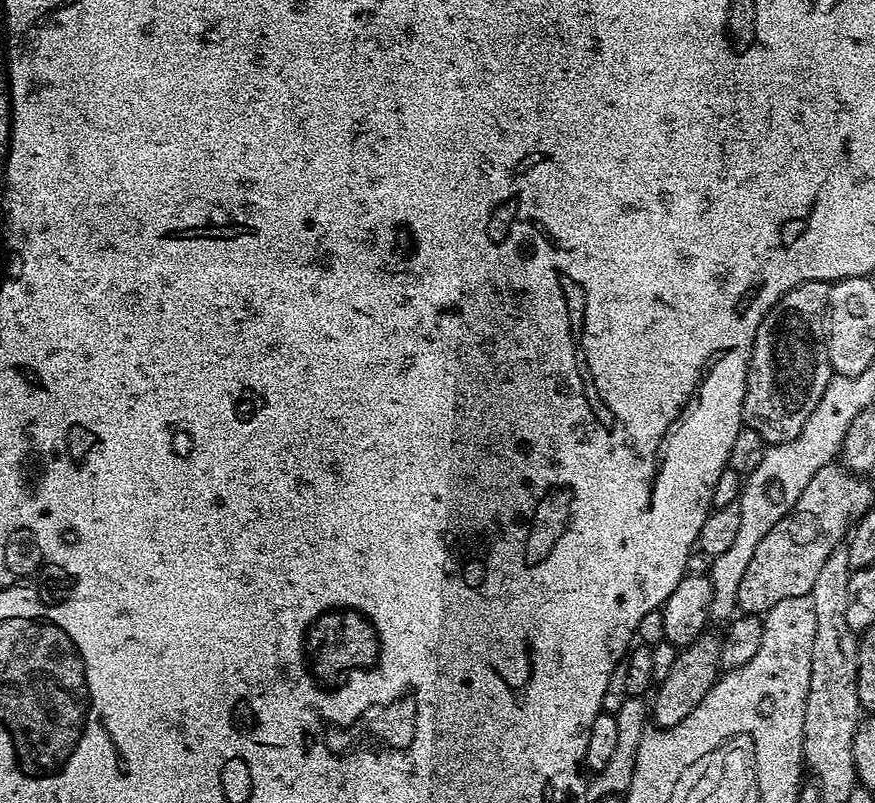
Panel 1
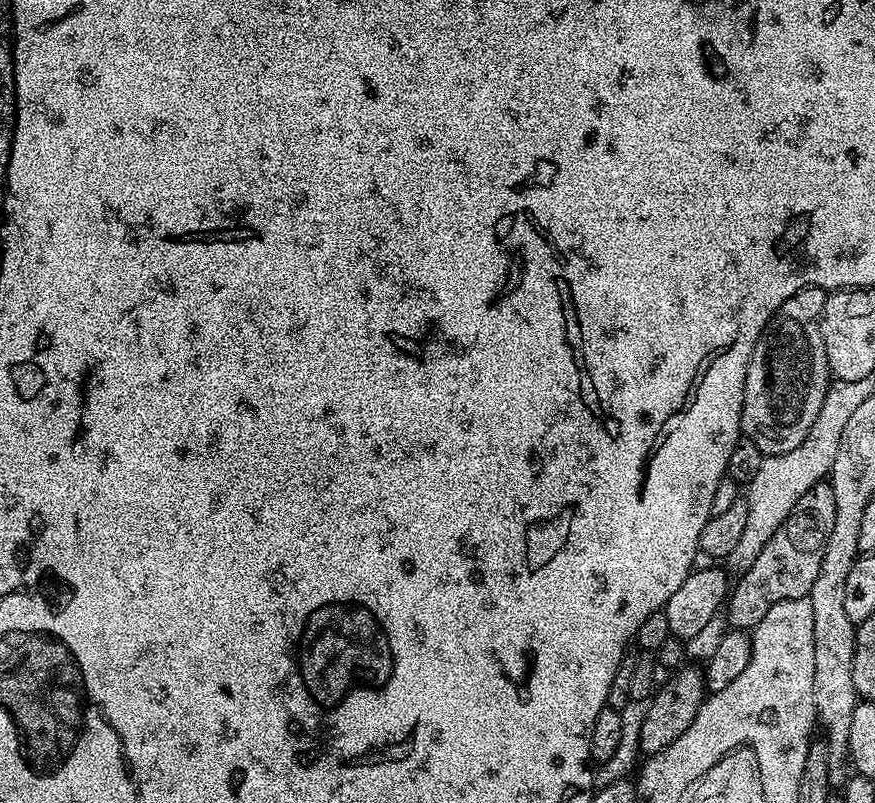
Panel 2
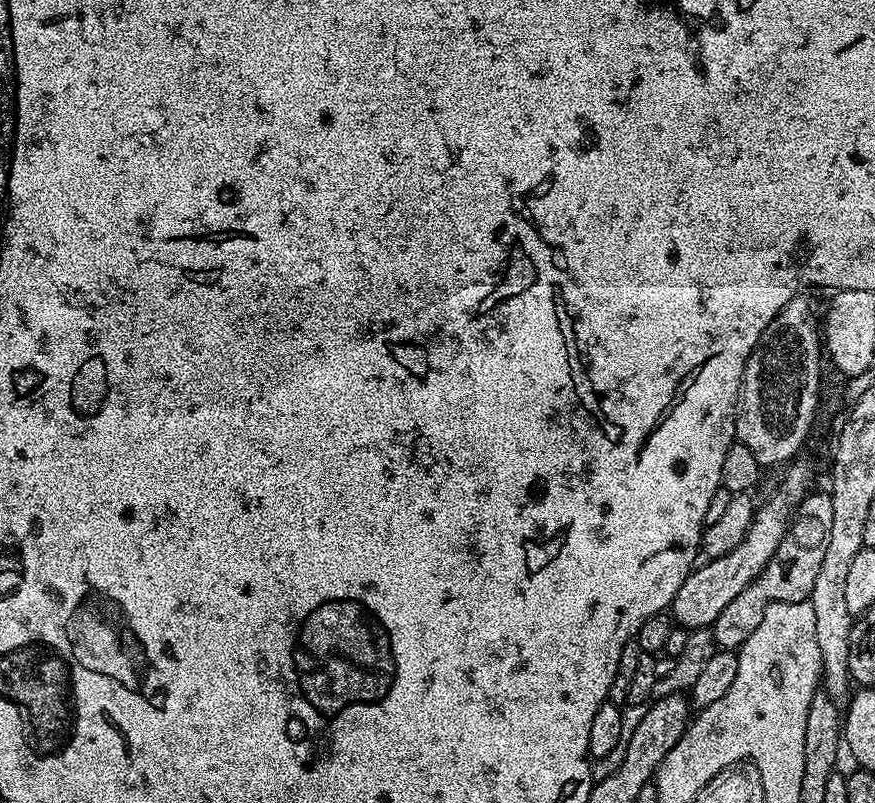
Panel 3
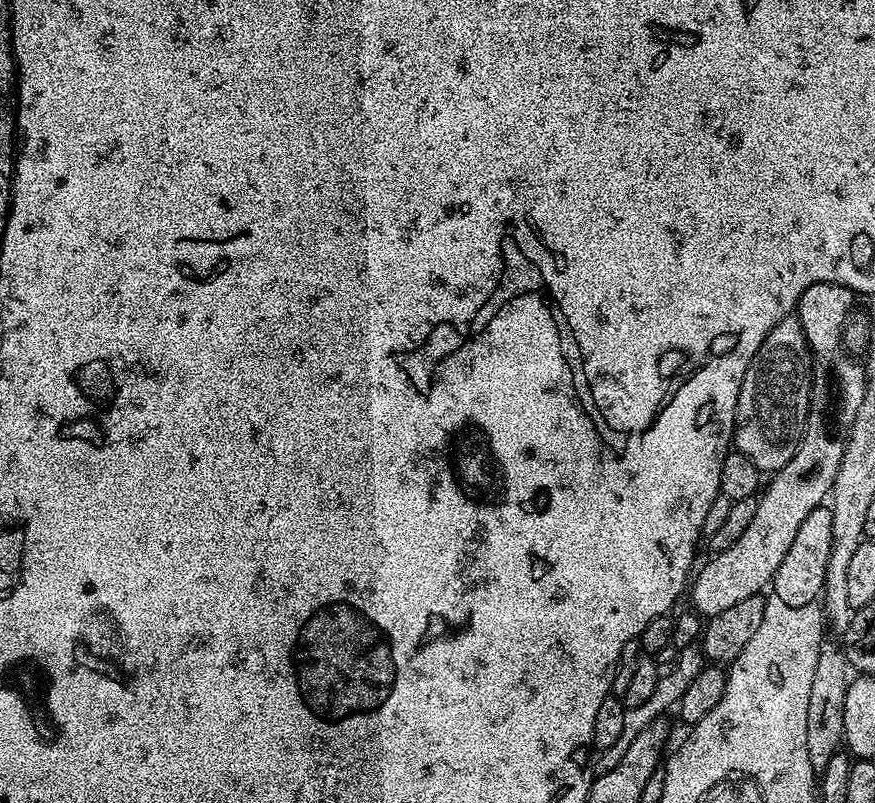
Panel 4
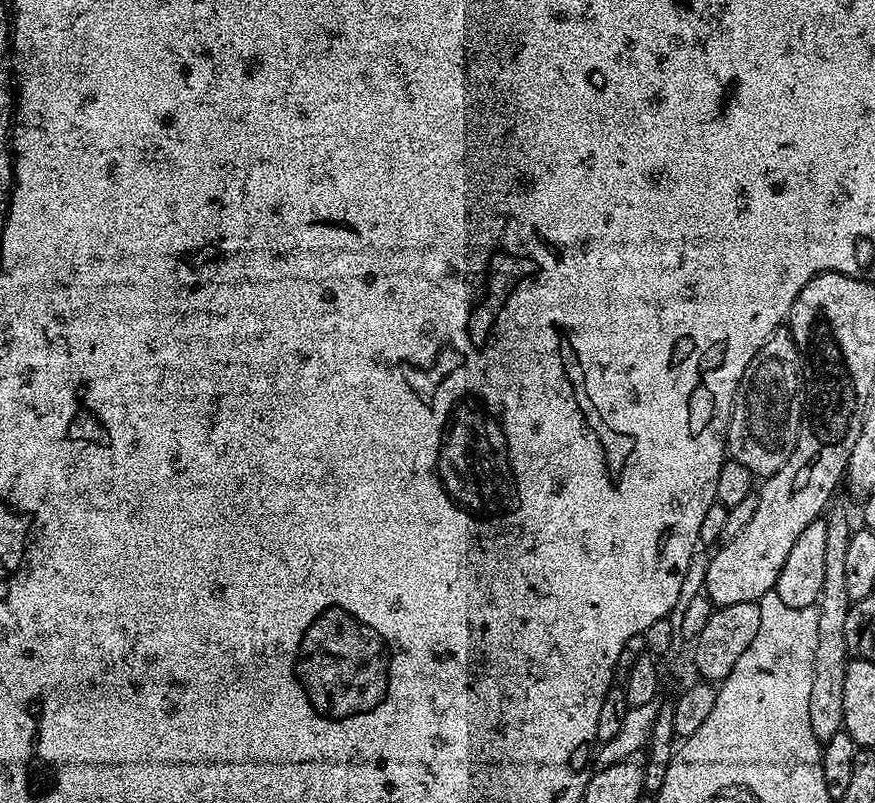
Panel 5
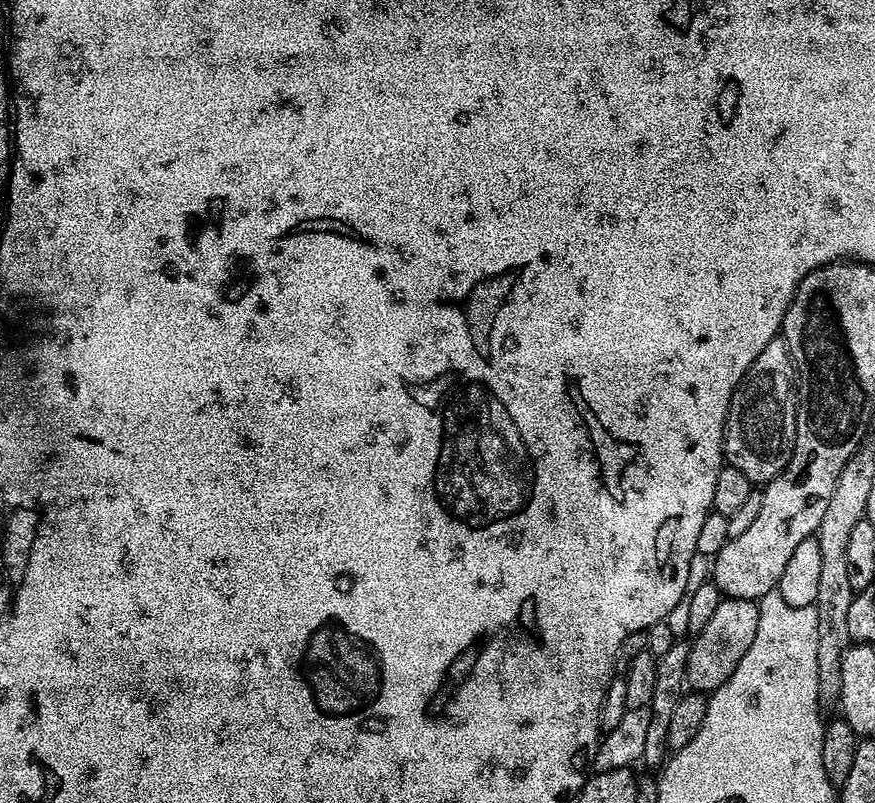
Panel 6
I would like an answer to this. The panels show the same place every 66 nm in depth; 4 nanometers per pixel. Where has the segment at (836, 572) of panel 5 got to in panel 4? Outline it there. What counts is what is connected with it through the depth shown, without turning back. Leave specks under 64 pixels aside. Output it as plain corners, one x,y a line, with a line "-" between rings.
825,642
818,650
818,666
814,666
814,678
810,685
810,706
806,706
806,754
810,754
810,766
823,770
826,762
841,751
844,742
842,706
846,702
846,690
850,679
848,659
839,643

